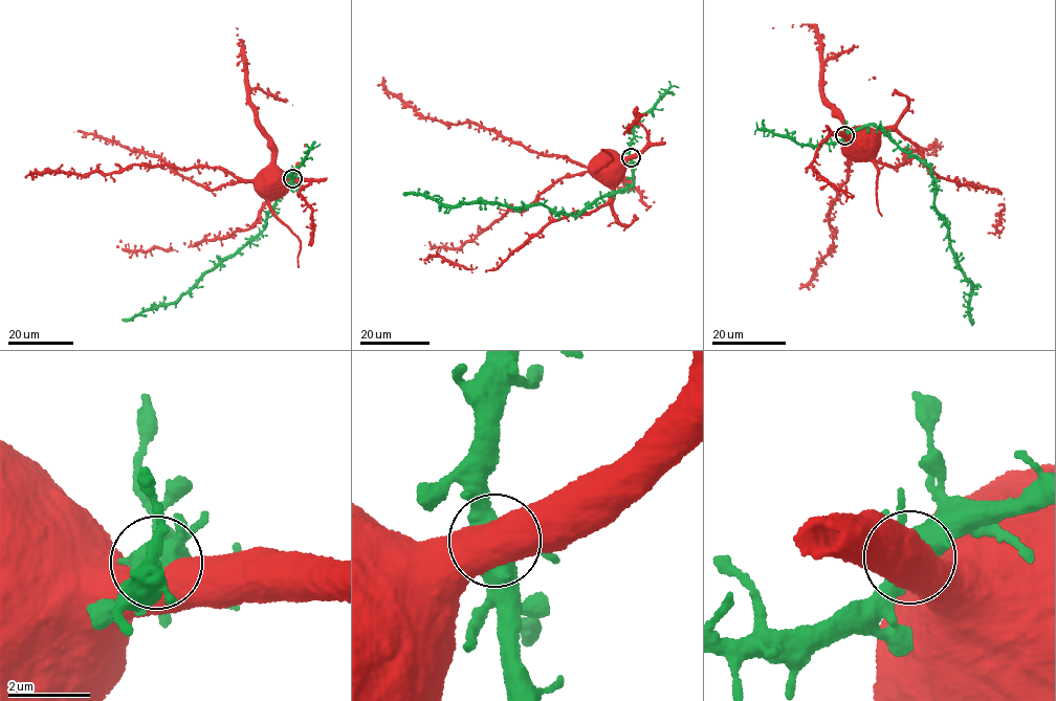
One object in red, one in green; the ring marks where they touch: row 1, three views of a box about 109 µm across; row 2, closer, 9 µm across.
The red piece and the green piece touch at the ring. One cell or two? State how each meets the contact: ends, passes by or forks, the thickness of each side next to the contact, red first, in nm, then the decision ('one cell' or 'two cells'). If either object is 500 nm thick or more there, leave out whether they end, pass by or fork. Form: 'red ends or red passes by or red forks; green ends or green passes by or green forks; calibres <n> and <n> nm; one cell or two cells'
calibres 800 and 480 nm; two cells

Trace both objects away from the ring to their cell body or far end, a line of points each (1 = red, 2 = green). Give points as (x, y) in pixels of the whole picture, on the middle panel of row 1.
1: (631, 156), (603, 157), (601, 160)
2: (631, 156), (632, 183), (573, 215), (541, 204), (521, 207), (469, 202), (441, 206), (426, 196), (402, 194)

